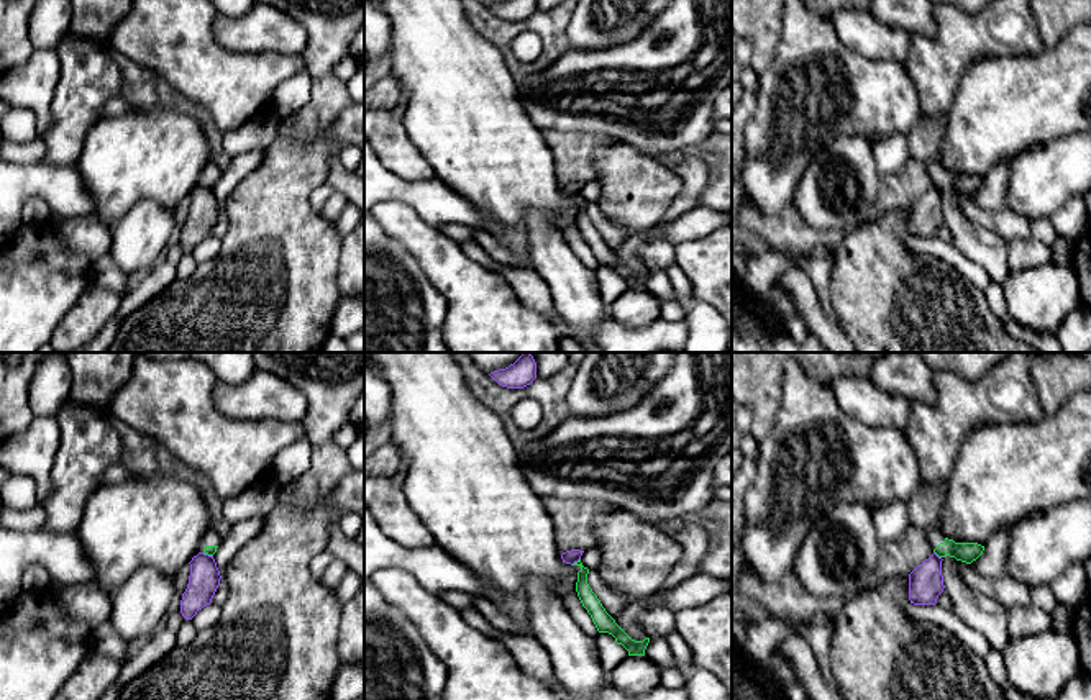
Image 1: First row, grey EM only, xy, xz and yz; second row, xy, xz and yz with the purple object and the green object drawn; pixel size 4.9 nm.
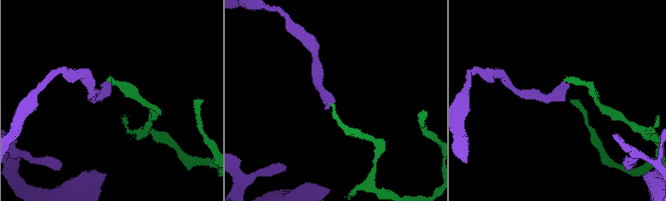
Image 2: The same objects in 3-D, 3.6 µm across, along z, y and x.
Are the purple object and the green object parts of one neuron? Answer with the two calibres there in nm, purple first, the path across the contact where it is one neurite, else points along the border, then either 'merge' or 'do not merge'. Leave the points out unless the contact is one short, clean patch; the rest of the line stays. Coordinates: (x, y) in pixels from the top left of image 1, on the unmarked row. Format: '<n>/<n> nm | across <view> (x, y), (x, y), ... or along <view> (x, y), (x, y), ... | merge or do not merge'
70/90 nm | along xz (579, 190), (571, 197) | do not merge

